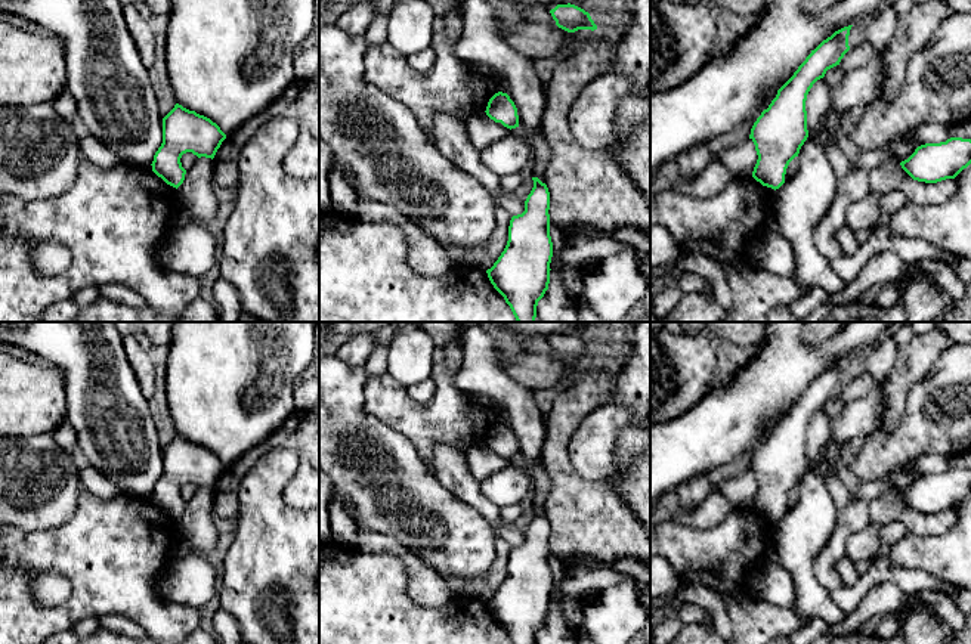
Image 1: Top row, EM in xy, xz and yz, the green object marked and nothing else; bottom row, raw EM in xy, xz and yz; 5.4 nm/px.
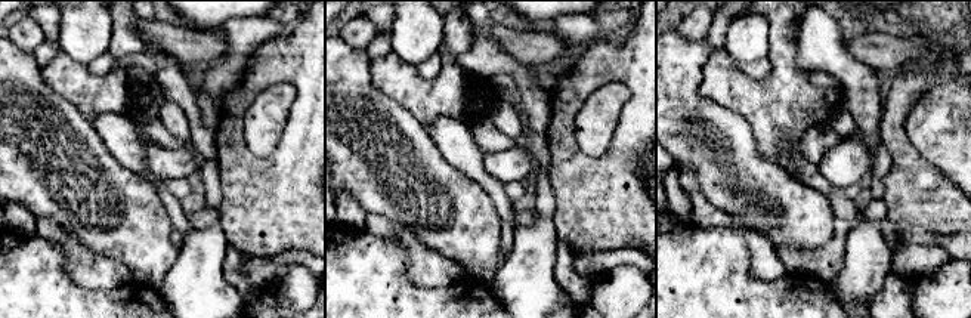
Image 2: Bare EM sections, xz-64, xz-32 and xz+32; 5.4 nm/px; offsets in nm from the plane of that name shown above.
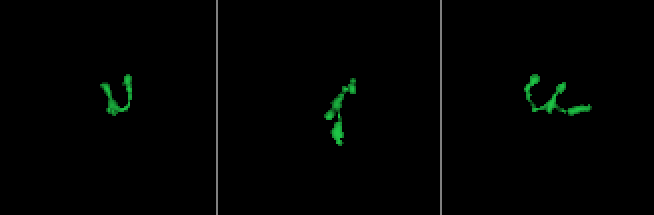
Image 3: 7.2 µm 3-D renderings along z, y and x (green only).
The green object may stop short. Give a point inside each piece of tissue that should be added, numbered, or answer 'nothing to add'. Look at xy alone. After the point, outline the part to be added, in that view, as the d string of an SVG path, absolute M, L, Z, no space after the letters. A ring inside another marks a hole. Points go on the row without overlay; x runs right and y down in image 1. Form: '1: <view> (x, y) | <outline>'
nothing to add

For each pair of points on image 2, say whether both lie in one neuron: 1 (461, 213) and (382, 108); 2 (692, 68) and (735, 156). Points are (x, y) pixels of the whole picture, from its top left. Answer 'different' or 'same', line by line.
1: same
2: same

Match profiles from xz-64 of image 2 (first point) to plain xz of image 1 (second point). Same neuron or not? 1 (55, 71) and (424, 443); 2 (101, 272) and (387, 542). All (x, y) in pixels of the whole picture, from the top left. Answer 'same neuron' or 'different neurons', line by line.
1: same neuron
2: same neuron

